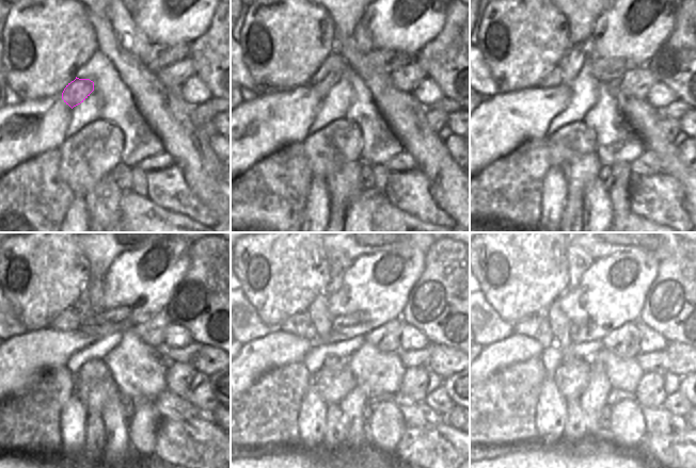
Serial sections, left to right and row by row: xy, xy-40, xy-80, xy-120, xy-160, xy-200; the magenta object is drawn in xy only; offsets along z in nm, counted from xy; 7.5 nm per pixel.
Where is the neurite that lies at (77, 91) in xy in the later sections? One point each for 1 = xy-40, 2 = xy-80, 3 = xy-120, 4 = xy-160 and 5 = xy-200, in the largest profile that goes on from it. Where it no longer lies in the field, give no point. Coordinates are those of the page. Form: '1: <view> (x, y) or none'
1: xy-40 (332, 69)
2: xy-80 (568, 69)
3: xy-120 (95, 286)
4: xy-160 (337, 267)
5: xy-200 (579, 260)

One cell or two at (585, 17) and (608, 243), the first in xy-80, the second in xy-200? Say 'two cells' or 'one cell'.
one cell

